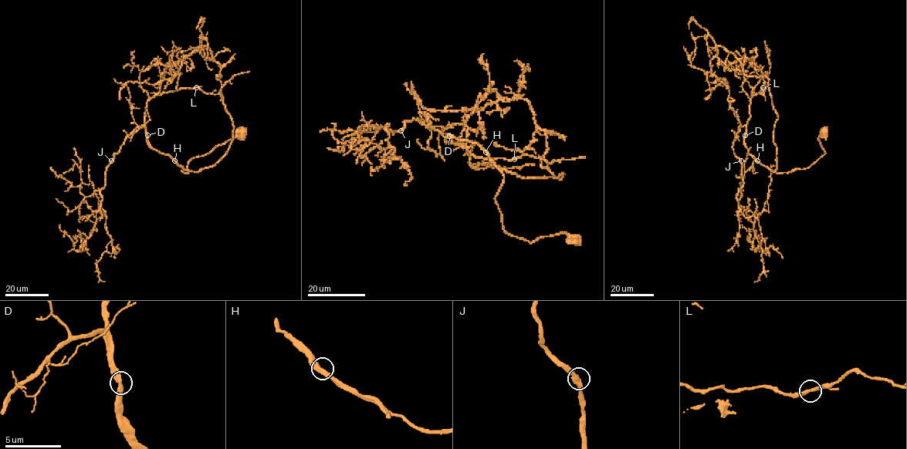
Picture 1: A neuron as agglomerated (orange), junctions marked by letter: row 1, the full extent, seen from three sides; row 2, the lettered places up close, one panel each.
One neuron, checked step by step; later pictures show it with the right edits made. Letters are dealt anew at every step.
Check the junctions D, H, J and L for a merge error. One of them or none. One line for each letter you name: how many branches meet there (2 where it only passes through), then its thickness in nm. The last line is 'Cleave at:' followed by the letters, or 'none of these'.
Cleave at: none of these

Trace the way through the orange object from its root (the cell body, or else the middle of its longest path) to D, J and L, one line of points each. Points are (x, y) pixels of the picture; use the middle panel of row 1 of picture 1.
D: (571, 238), (556, 234), (529, 241), (509, 235), (495, 200), (503, 173), (477, 143), (449, 136)
J: (571, 238), (509, 235), (495, 200), (503, 173), (477, 143), (445, 137), (415, 119), (401, 130)
L: (571, 238), (509, 235), (495, 200), (503, 173), (477, 143), (445, 138), (475, 156), (513, 159)

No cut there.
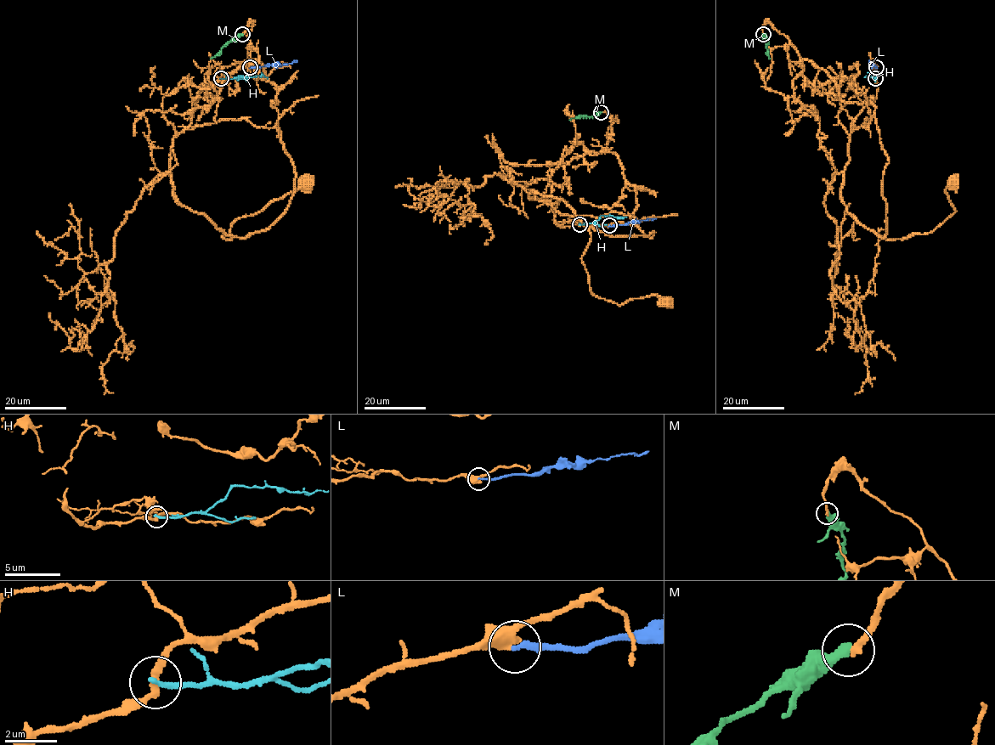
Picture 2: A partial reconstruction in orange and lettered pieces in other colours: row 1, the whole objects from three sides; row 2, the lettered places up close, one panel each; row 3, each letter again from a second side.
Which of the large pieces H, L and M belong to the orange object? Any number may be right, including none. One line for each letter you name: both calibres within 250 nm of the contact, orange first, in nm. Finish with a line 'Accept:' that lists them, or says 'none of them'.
M: Thickness 240 nm (orange) against 340 nm
Accept: M

